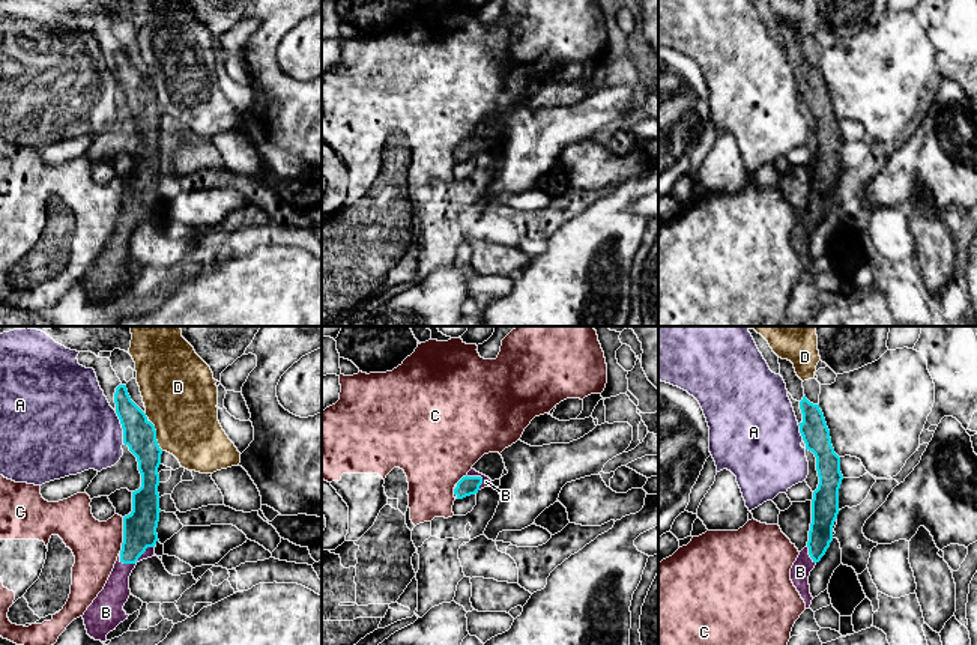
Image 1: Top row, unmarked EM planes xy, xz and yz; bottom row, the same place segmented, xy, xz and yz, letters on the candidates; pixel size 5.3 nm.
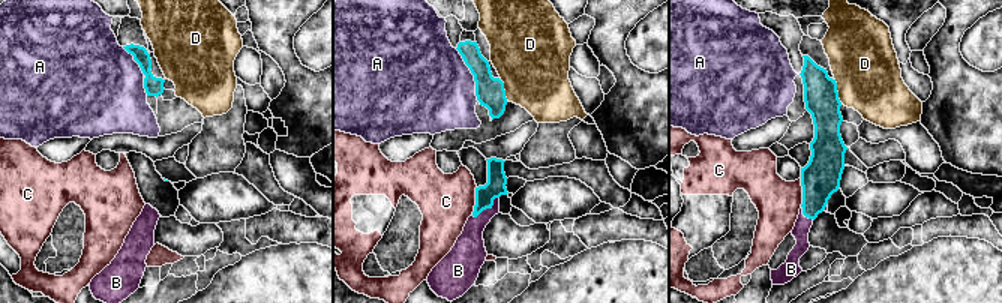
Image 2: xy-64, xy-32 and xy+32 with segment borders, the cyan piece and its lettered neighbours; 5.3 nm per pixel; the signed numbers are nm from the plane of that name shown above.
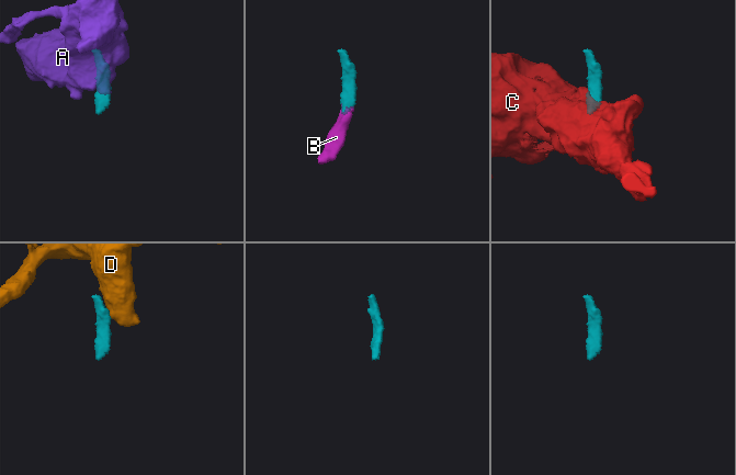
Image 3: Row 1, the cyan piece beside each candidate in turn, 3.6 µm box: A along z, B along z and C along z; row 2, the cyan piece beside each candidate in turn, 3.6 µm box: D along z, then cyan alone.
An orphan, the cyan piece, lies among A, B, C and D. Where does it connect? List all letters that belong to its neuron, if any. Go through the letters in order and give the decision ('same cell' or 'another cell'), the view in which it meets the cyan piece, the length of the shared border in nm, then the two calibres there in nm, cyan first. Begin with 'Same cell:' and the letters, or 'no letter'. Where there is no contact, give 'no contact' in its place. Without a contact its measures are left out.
Same cell: B
A: another cell; contact in xy; length 180 nm; calibres 170 and 440 nm
B: same cell; contact in xy; length 200 nm; calibres 180 and 150 nm
C: another cell; contact in xy; length 190 nm; calibres 180 and 260 nm
D: another cell; contact in xy; length 180 nm; calibres 170 and 400 nm

